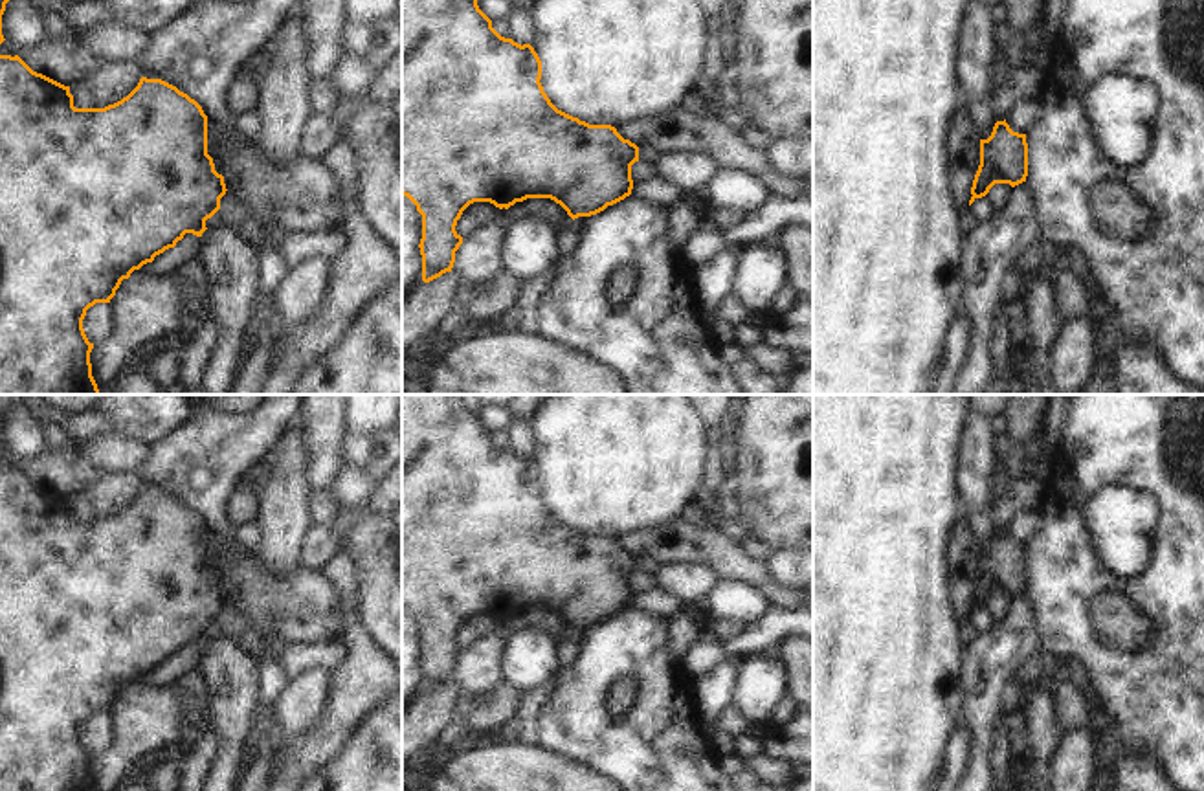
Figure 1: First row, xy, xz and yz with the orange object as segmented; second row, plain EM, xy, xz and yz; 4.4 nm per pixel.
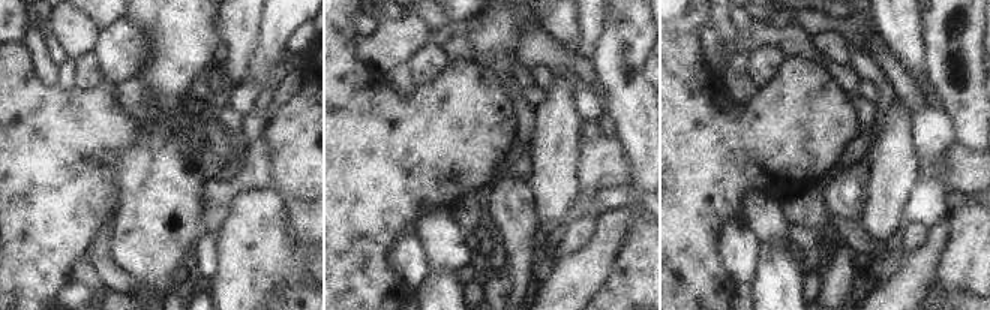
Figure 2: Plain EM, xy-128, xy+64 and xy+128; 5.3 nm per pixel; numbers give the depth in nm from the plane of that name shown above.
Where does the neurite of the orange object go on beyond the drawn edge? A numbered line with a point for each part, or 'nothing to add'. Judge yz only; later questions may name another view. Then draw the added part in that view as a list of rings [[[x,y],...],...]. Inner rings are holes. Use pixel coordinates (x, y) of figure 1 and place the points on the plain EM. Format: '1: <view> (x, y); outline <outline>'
nothing to add

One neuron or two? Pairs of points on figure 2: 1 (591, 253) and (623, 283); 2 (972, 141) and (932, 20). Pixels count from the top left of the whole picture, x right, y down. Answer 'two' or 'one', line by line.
1: two
2: one

